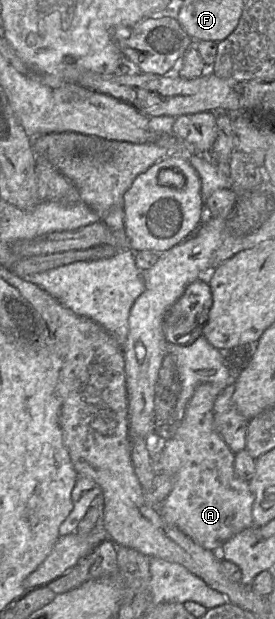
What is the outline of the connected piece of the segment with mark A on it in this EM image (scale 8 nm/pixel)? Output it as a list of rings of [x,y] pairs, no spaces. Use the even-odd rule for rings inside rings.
[[[202,383],[196,388],[175,434],[163,442],[157,463],[157,473],[167,473],[174,479],[172,491],[157,507],[160,515],[168,524],[211,551],[219,551],[230,538],[254,526],[252,509],[255,495],[249,482],[236,476],[235,454],[214,424],[214,402],[222,390],[211,383]]]

